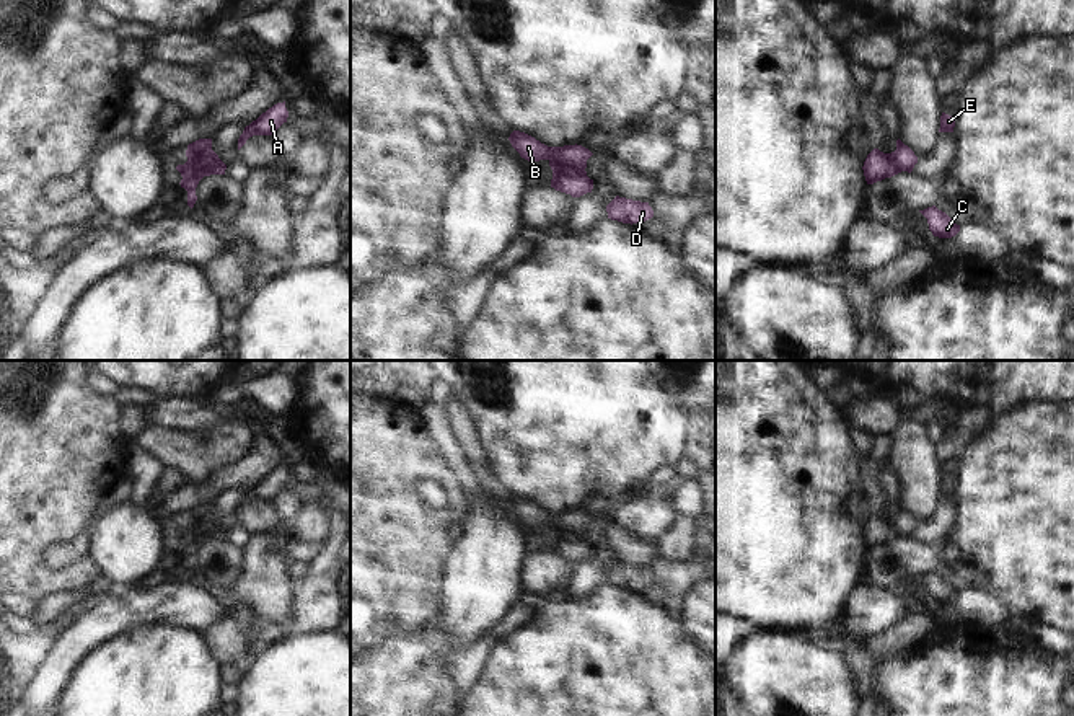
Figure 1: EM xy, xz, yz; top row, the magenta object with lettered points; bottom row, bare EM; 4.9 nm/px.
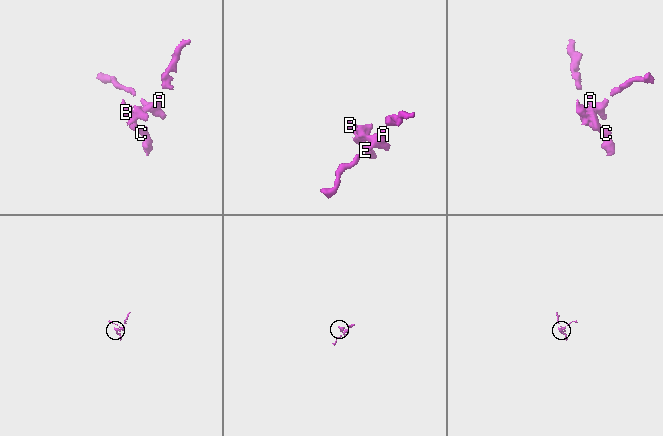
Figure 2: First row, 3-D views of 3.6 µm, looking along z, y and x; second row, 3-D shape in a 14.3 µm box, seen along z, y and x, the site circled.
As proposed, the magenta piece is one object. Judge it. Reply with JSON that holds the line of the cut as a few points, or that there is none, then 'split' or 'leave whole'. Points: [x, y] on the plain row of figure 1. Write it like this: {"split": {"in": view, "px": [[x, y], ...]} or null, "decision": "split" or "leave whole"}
{"split": null, "decision": "leave whole"}

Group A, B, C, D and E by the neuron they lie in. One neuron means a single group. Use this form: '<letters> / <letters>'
A B C D E

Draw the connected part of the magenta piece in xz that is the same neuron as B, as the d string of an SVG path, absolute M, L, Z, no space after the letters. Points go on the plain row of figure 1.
M513 496L508 502L512 512L528 527L548 525L552 535L551 553L580 563L593 555L587 541L587 525L593 520L582 510L548 512L535 502Z

